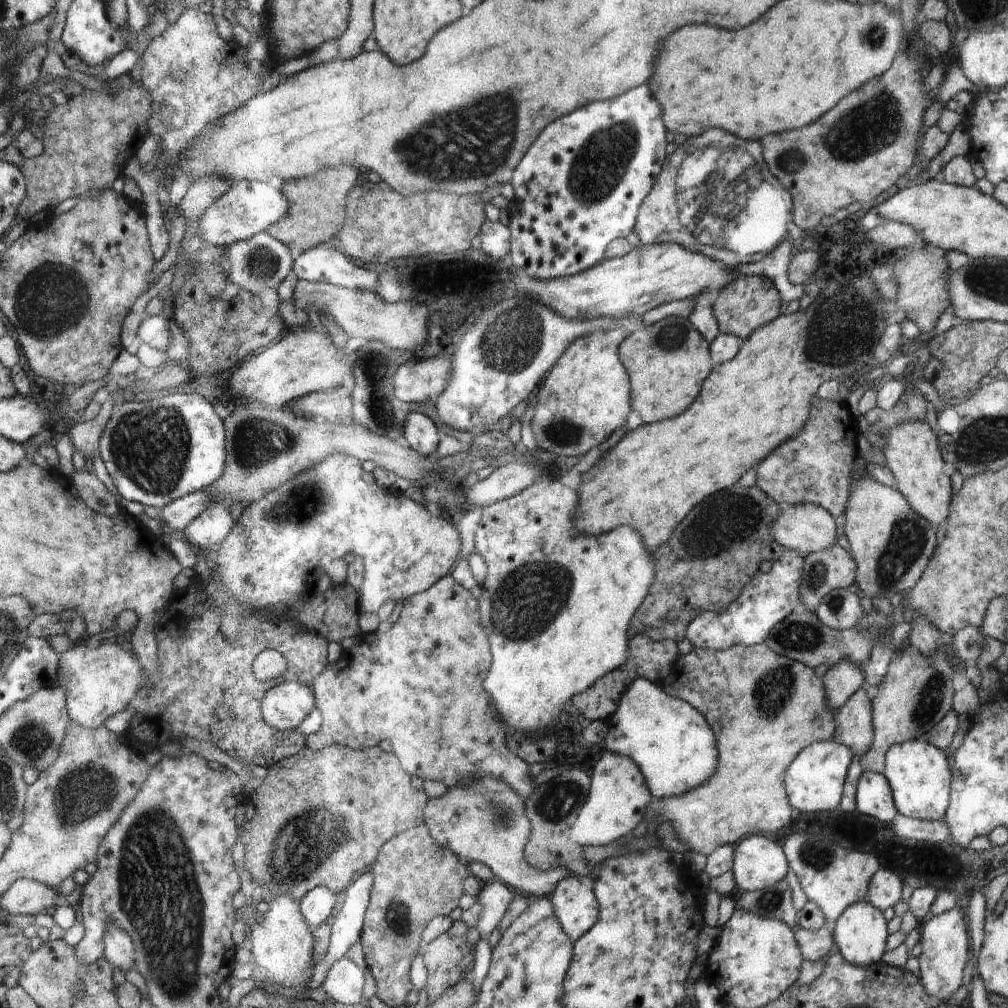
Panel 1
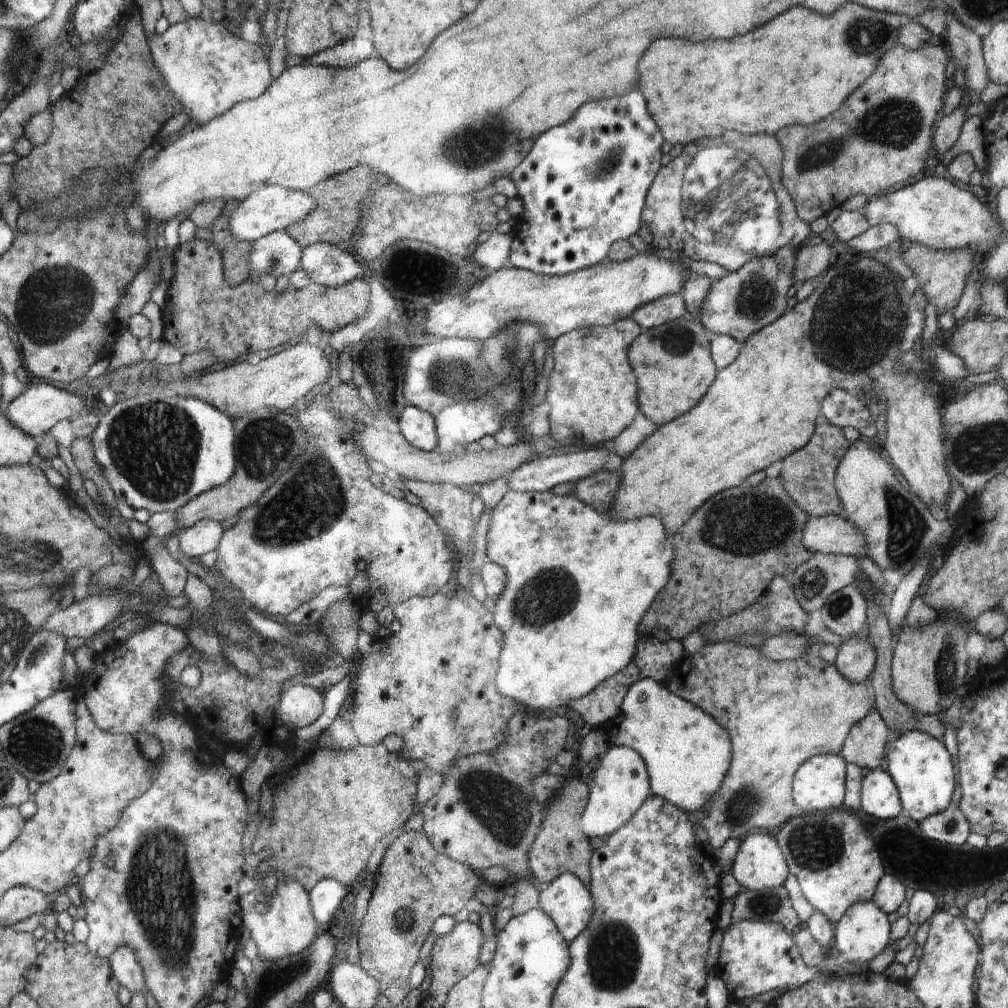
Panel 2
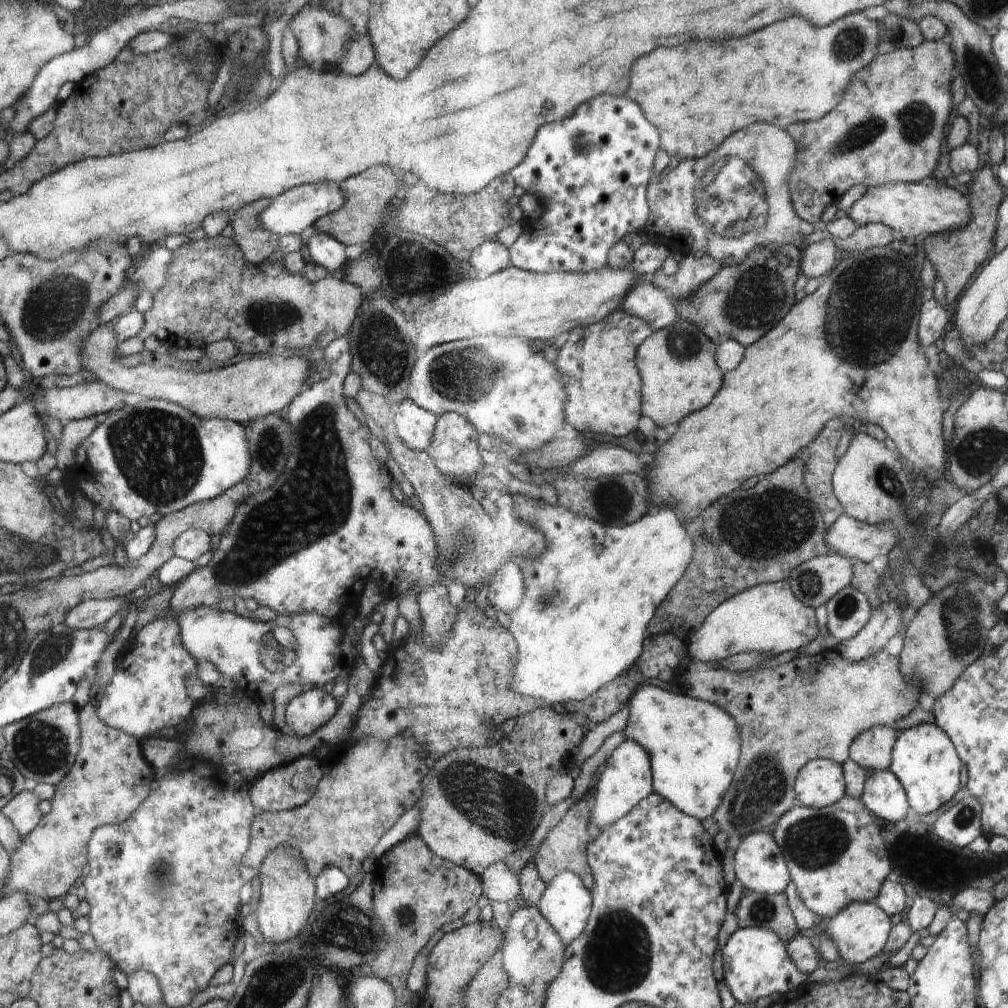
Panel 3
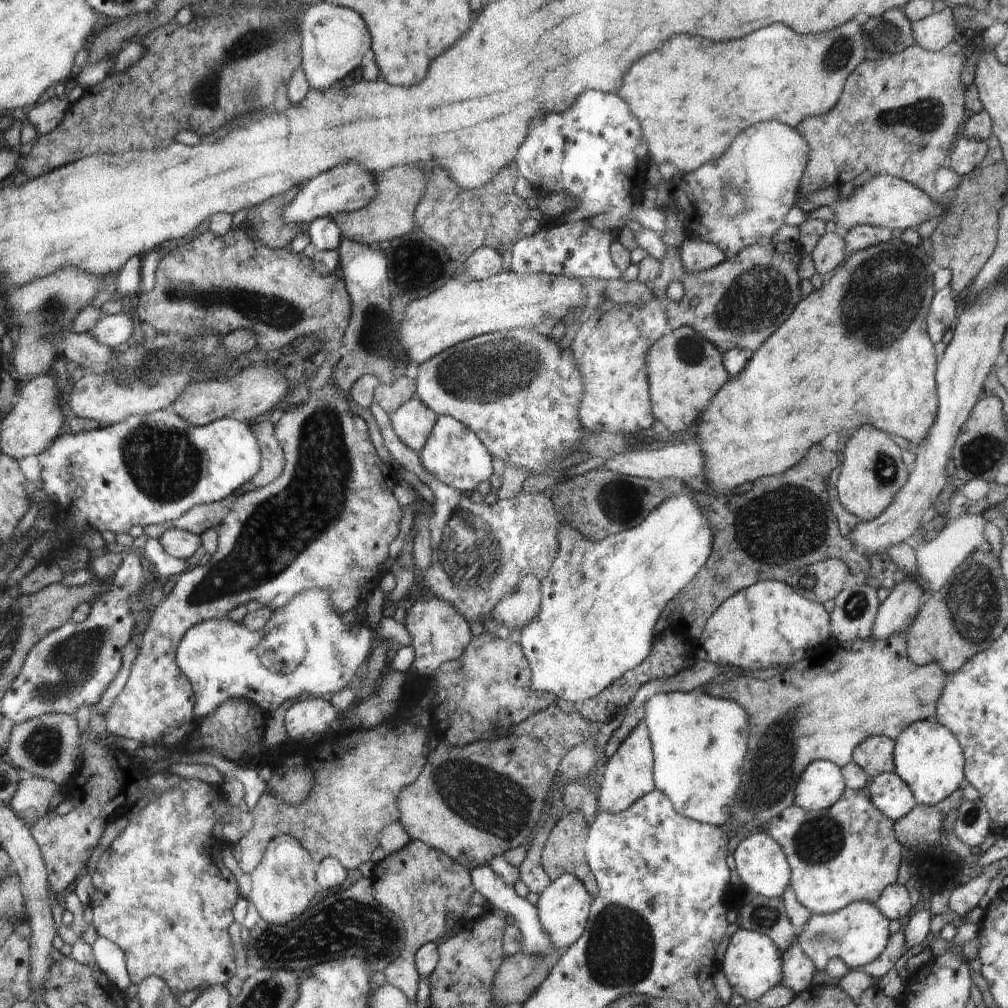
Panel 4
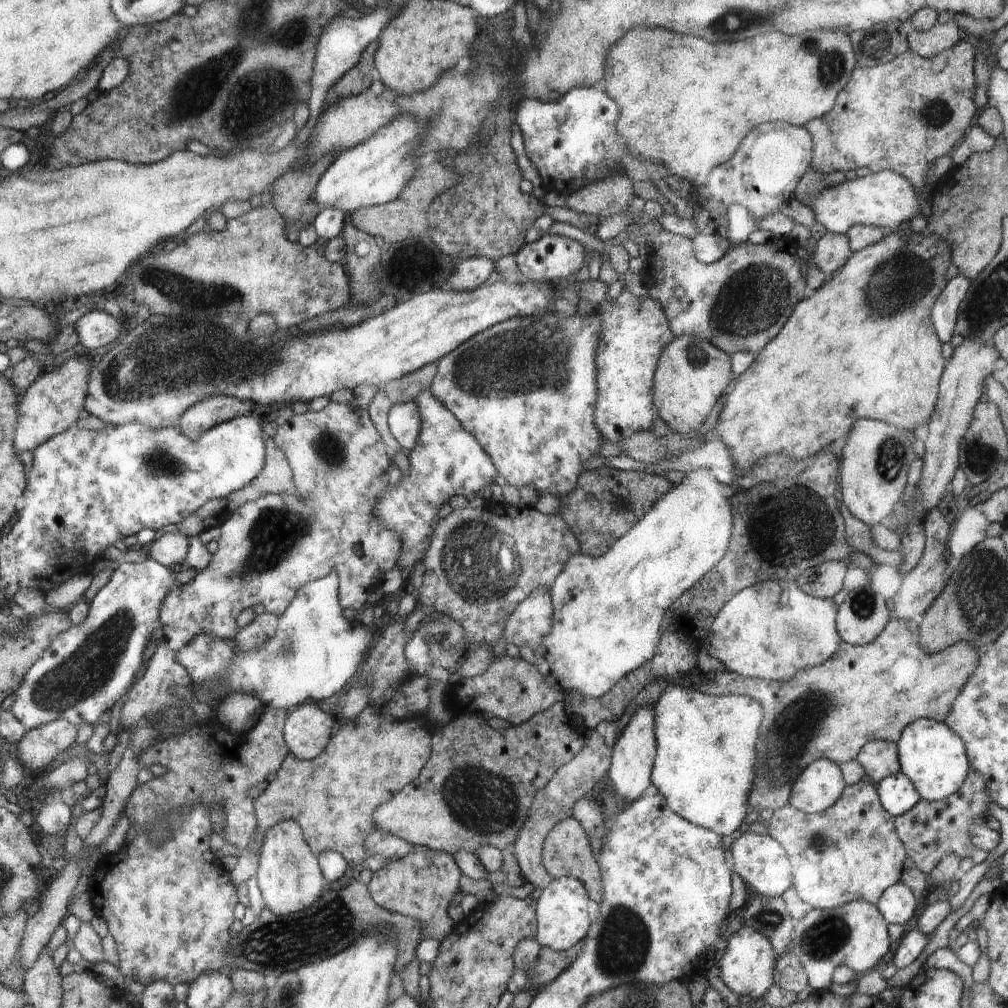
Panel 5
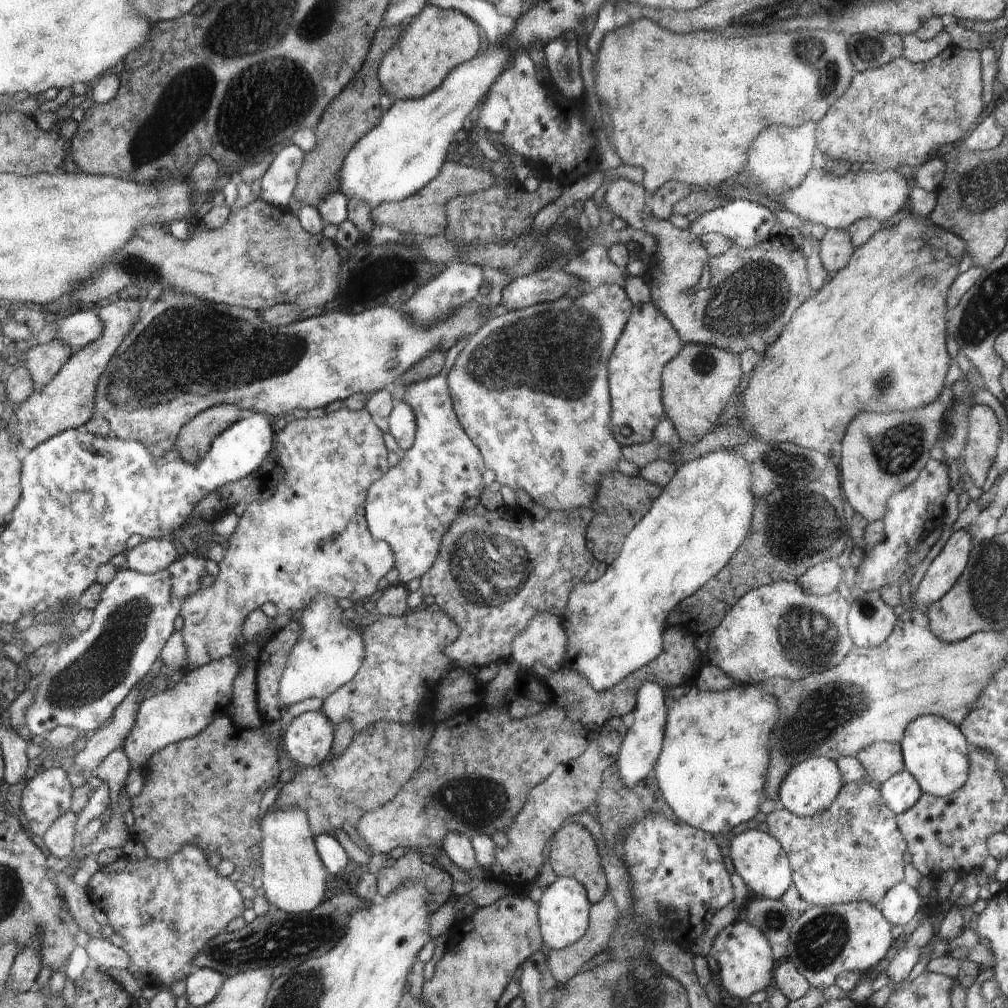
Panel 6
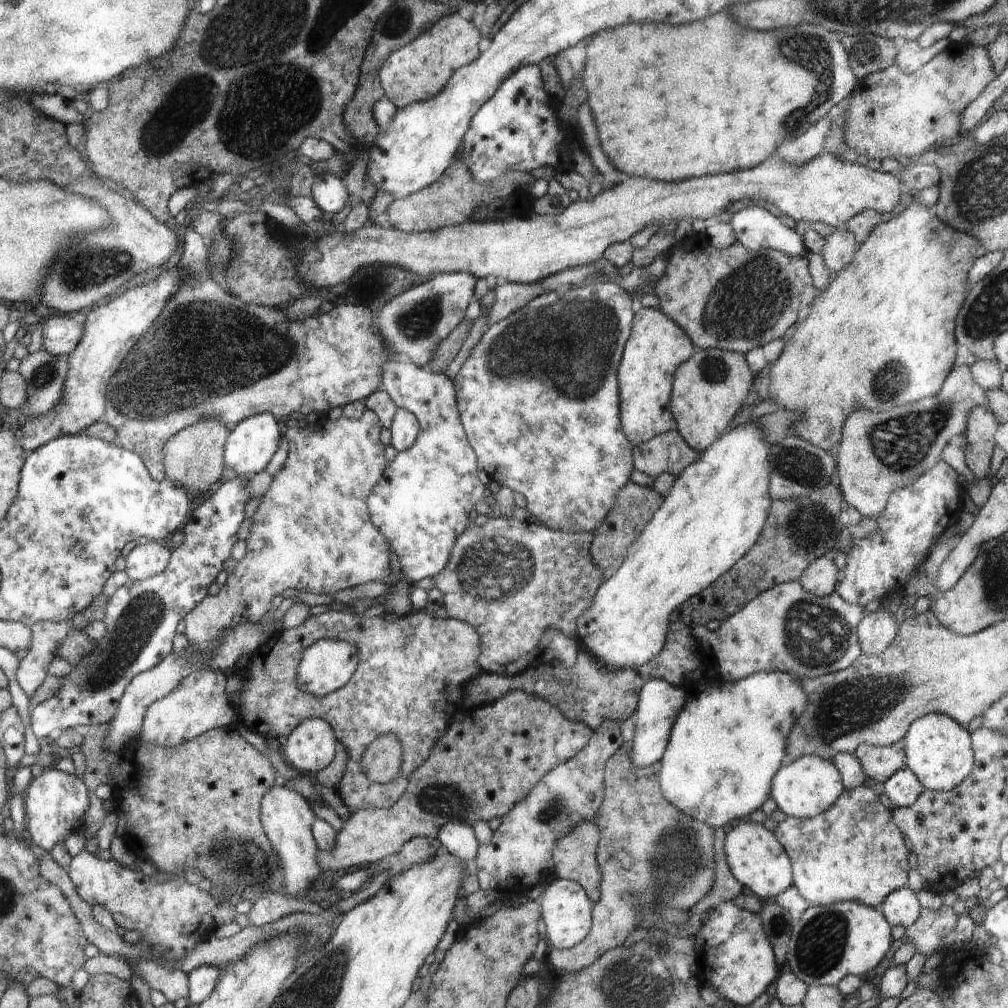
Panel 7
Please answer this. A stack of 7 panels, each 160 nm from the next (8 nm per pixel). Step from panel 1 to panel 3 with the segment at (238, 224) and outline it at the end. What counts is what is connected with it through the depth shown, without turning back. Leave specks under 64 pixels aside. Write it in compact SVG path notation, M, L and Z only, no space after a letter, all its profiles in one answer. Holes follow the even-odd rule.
M308 183L279 194L276 198L270 199L271 203L261 212L261 225L278 236L307 234L318 220L340 210L348 201L345 191L339 184Z

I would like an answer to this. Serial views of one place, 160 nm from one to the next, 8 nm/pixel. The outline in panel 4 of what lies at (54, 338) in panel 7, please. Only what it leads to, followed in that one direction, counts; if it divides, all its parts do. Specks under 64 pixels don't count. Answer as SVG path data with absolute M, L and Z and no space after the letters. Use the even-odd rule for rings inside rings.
M104 314L102 320L94 327L92 334L104 345L113 350L128 344L128 338L134 326L126 314Z

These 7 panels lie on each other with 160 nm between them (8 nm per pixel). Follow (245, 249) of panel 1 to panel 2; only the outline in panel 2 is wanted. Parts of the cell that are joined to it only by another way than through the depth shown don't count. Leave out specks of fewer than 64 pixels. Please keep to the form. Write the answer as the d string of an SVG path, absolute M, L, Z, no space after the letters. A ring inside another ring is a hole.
M286 230L274 231L251 245L249 265L252 274L257 271L259 276L266 272L273 272L278 277L289 276L301 264L302 246Z

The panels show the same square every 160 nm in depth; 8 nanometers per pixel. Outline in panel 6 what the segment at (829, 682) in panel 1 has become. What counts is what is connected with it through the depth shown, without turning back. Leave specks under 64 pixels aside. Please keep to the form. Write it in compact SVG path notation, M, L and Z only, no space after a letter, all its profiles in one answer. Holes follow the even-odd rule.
M967 529L954 532L938 556L929 564L913 598L918 609L926 611L928 606L940 600L958 580L968 564L969 552L974 542Z

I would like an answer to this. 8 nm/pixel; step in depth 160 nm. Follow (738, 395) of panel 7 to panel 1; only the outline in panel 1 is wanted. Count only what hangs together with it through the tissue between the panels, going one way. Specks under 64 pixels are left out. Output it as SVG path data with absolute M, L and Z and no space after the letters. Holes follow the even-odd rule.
M666 316L650 326L645 326L641 333L629 334L629 337L621 342L620 354L622 354L621 361L625 369L629 371L632 390L636 388L634 410L642 416L644 422L658 422L658 420L674 418L682 414L696 400L702 388L702 382L705 382L712 370L708 342L701 331L690 322L690 319L682 317Z

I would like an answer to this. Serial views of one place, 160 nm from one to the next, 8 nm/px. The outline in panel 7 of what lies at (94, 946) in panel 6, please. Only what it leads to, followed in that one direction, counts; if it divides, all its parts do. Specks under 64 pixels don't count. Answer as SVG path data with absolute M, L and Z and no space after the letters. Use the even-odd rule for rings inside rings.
M148 958L128 964L132 966L134 972L143 978L143 981L148 984L150 989L160 990L168 1001L175 1003L180 998L188 997L188 975L180 969L164 968L155 959L148 960Z

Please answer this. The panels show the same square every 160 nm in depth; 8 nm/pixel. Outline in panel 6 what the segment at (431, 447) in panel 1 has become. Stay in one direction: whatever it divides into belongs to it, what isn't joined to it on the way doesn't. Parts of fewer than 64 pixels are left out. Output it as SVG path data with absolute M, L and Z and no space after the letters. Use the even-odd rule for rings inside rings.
M398 401L394 403L389 420L389 433L399 444L400 452L408 450L416 440L417 417L408 403Z

